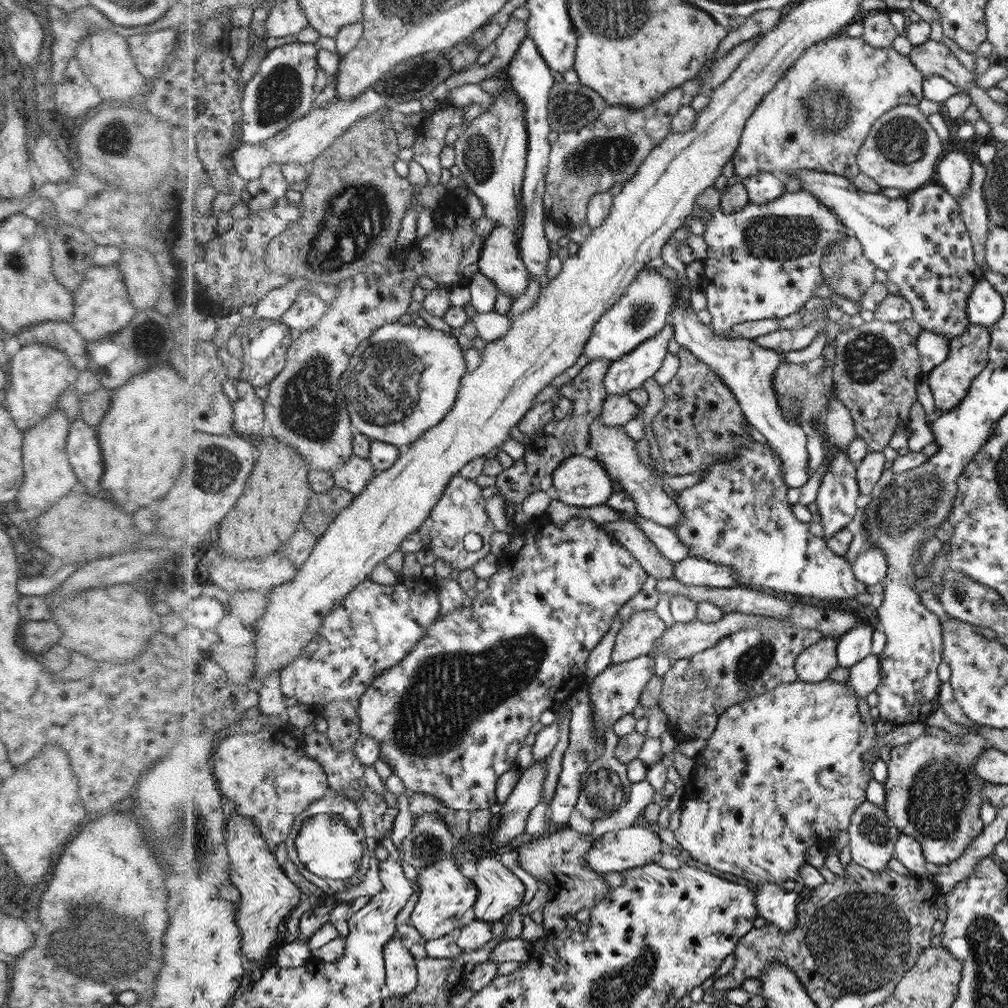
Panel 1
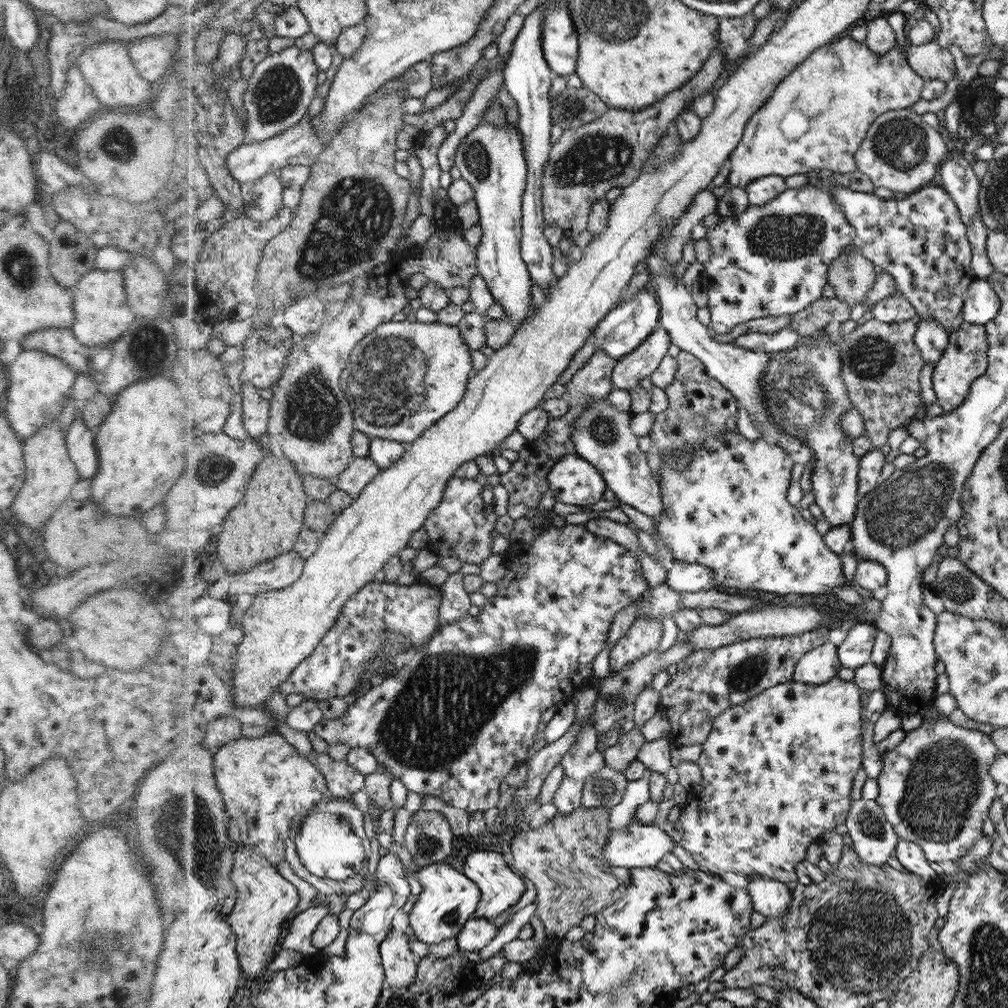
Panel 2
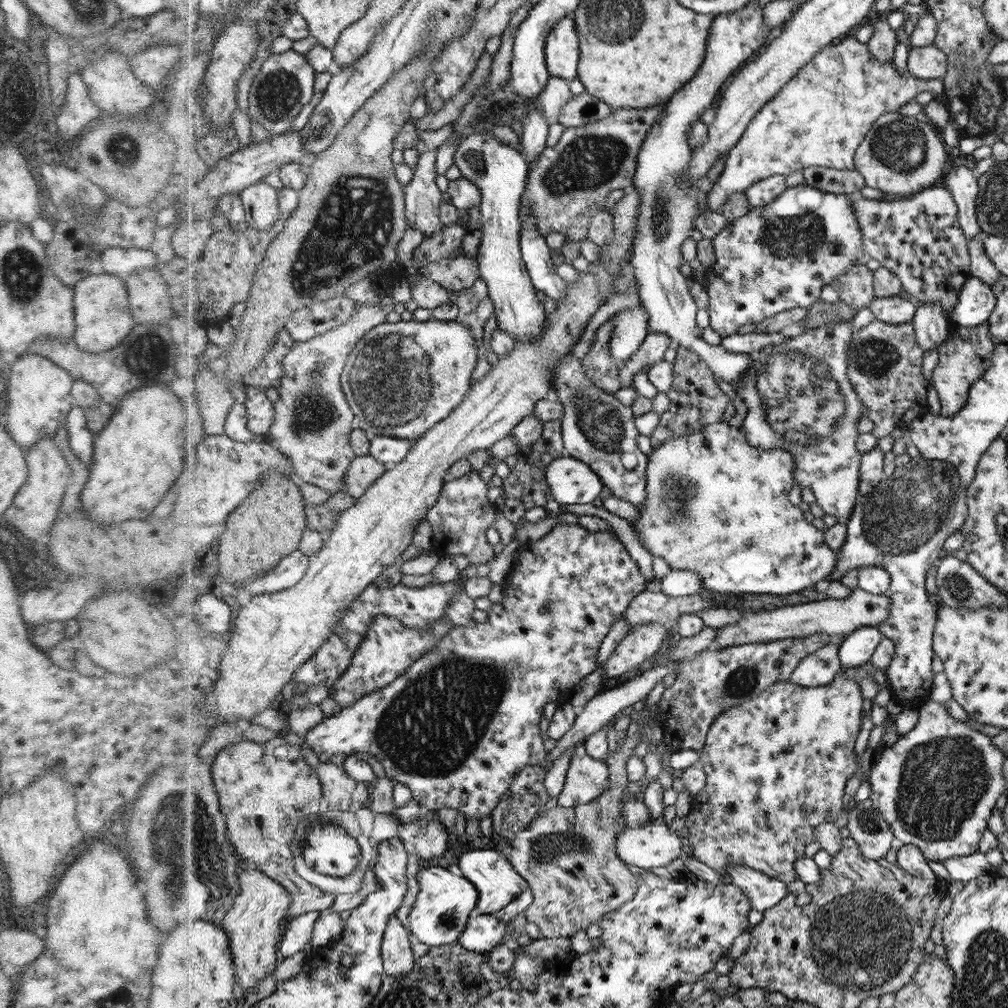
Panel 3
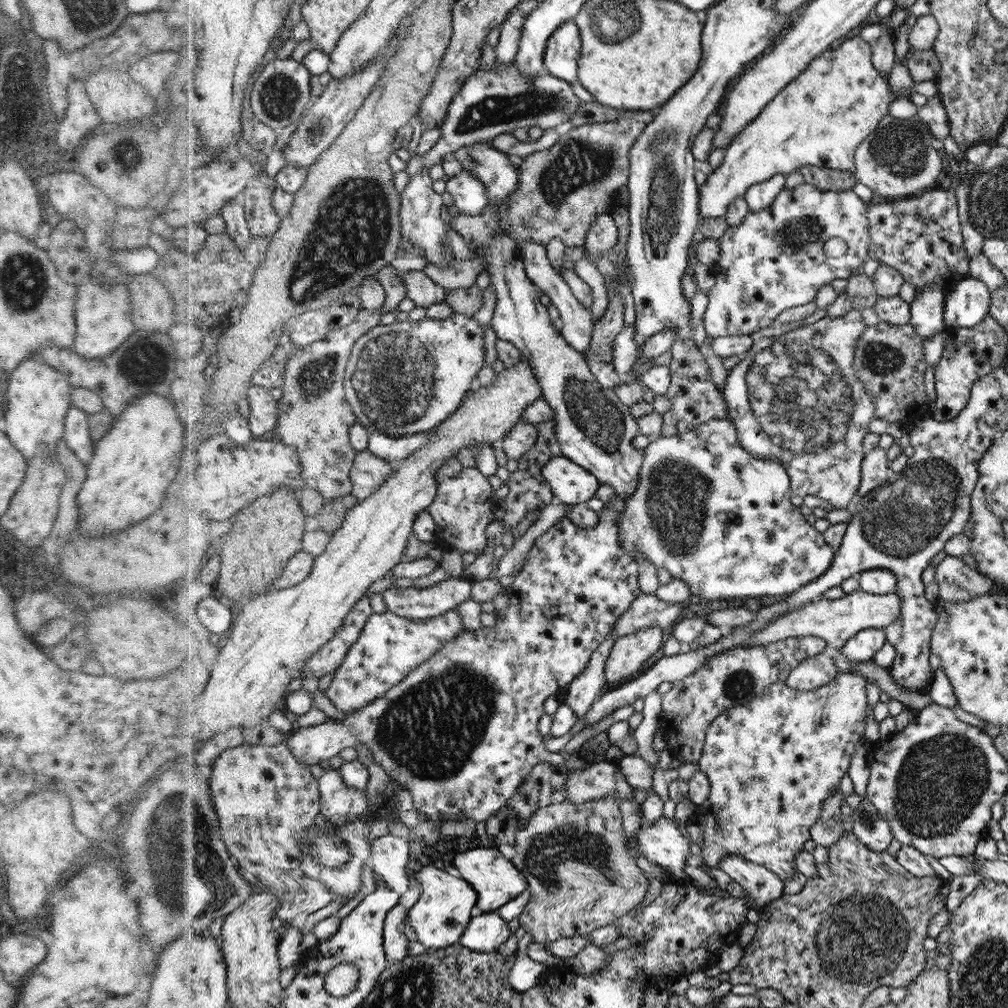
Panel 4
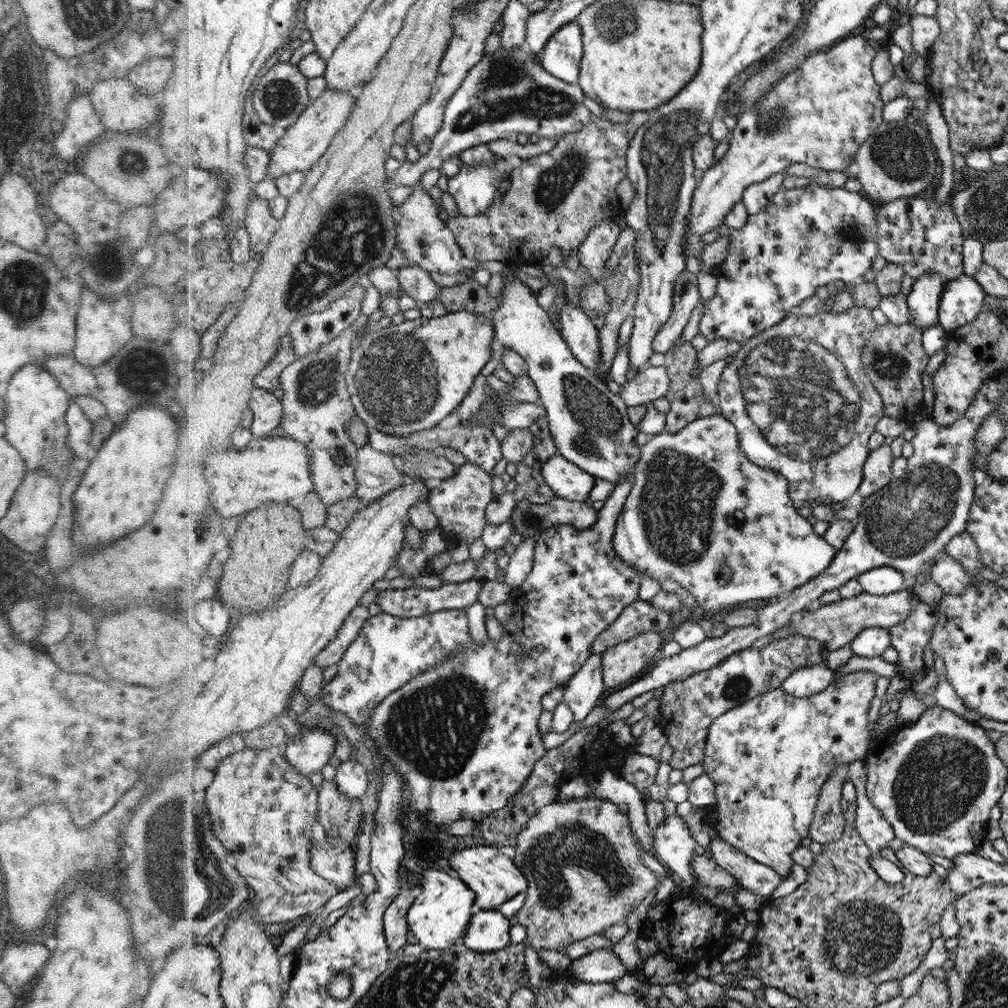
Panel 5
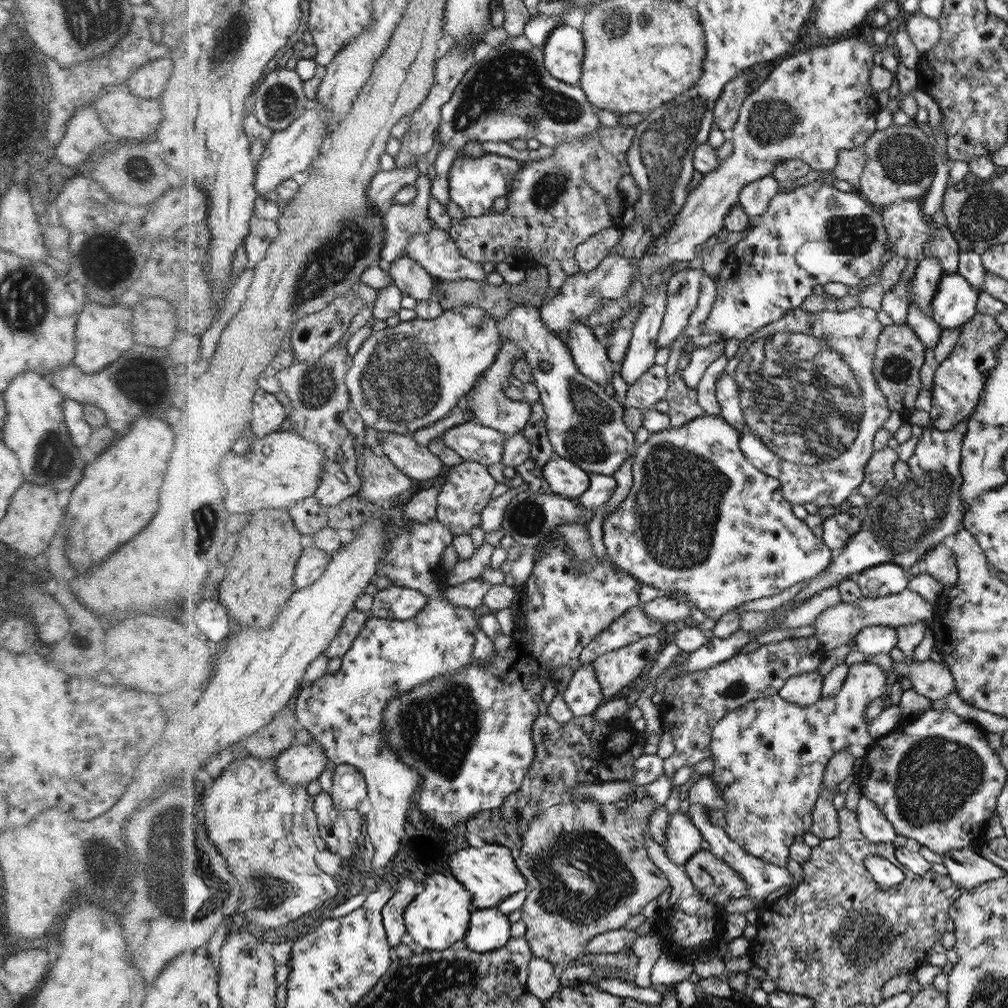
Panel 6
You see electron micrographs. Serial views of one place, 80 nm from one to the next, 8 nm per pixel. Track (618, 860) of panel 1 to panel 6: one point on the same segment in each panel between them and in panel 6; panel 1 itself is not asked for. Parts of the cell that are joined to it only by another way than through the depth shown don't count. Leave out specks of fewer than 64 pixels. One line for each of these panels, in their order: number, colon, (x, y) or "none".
2: (636, 846)
3: (654, 844)
4: (663, 843)
5: (673, 844)
6: (683, 840)

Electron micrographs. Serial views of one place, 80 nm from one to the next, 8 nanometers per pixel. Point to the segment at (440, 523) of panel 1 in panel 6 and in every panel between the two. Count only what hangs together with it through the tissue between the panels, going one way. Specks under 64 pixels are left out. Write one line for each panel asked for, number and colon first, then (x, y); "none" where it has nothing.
2: (460, 526)
3: (460, 518)
4: (462, 508)
5: (459, 503)
6: (467, 488)

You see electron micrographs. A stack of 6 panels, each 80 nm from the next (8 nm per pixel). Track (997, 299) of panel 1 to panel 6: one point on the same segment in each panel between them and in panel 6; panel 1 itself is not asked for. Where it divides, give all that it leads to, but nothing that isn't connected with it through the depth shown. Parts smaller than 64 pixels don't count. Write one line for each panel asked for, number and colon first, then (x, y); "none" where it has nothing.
2: (981, 305)
3: (976, 303)
4: (969, 301)
5: (963, 299)
6: (955, 303)

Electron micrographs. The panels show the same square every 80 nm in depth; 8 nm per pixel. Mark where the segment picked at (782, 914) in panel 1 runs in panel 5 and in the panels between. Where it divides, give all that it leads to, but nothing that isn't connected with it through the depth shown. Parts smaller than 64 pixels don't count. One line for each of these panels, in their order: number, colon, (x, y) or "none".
2: (771, 898)
3: (765, 891)
4: (759, 883)
5: (760, 879)

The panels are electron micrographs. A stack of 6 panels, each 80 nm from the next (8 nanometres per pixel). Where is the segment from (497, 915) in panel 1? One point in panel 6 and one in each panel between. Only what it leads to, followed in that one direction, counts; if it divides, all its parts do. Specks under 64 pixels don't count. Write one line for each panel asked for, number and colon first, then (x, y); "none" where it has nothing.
2: (501, 888)
3: (498, 881)
4: (497, 881)
5: (494, 878)
6: (490, 874)

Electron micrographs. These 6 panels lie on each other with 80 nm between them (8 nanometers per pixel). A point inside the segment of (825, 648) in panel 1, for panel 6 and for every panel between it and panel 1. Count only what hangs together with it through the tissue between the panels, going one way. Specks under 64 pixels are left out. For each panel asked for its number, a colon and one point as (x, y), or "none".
2: (821, 664)
3: (819, 668)
4: (819, 670)
5: (806, 681)
6: (804, 689)

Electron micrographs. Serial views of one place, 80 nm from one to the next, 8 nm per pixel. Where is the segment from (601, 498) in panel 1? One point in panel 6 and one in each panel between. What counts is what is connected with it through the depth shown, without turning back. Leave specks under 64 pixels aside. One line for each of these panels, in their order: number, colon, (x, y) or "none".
2: (573, 480)
3: (571, 481)
4: (571, 484)
5: (567, 480)
6: (565, 478)

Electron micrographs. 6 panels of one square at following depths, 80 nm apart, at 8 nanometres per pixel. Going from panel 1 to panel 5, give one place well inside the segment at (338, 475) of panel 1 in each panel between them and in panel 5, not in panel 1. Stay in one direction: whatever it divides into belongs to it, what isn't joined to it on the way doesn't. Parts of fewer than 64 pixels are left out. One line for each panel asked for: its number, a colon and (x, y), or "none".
2: (363, 471)
3: (366, 470)
4: (371, 471)
5: (378, 475)

